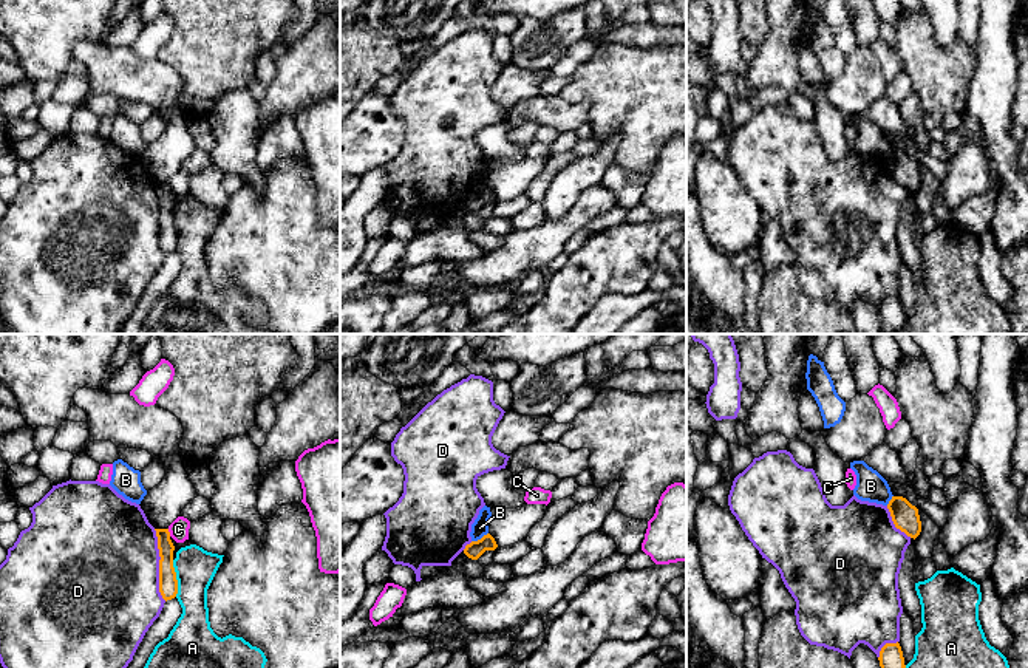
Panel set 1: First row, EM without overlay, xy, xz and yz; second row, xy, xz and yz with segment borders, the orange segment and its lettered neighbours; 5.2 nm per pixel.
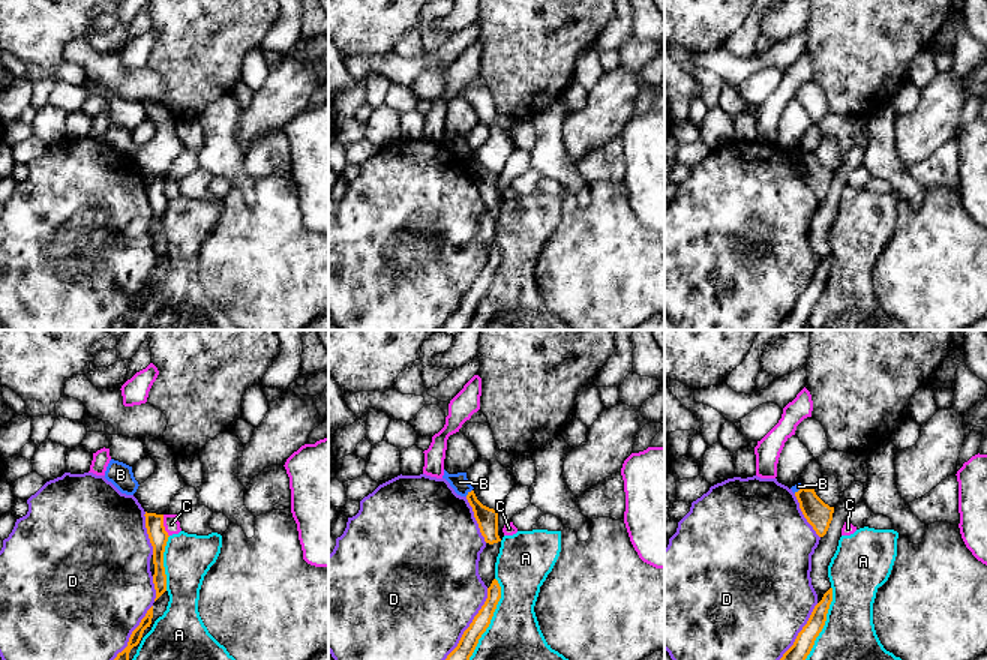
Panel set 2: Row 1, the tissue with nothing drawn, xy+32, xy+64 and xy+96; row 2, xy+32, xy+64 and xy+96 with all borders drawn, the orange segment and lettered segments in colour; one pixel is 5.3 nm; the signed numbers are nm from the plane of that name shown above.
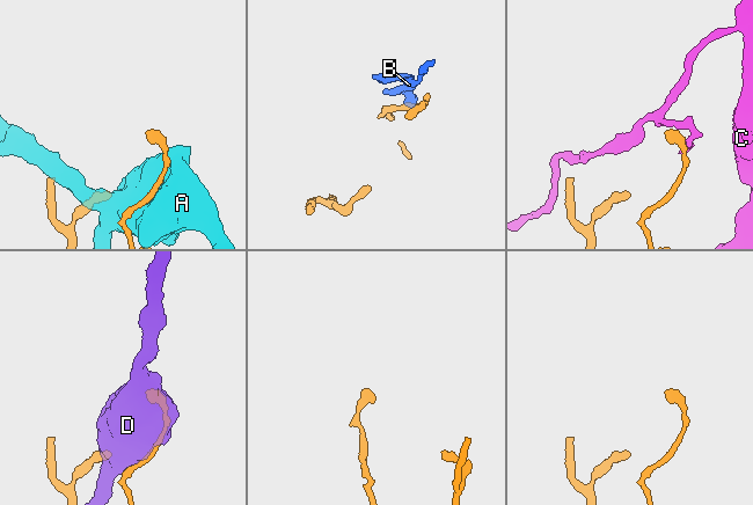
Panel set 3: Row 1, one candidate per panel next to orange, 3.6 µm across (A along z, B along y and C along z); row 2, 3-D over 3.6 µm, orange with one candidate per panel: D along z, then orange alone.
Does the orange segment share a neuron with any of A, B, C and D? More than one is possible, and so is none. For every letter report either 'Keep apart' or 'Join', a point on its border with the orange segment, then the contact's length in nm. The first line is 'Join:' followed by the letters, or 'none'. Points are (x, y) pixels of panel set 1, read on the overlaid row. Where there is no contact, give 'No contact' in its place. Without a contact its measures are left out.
Join: none
A: Keep apart. Touches orange at xy (175, 579). Shared border 190 nm
B: Keep apart. Touches orange at xz (481, 538). Shared border 100 nm
C: Keep apart. Touches orange at xy (169, 532). Shared border 40 nm
D: Keep apart. Touches orange at xy (159, 565). Shared border 380 nm

